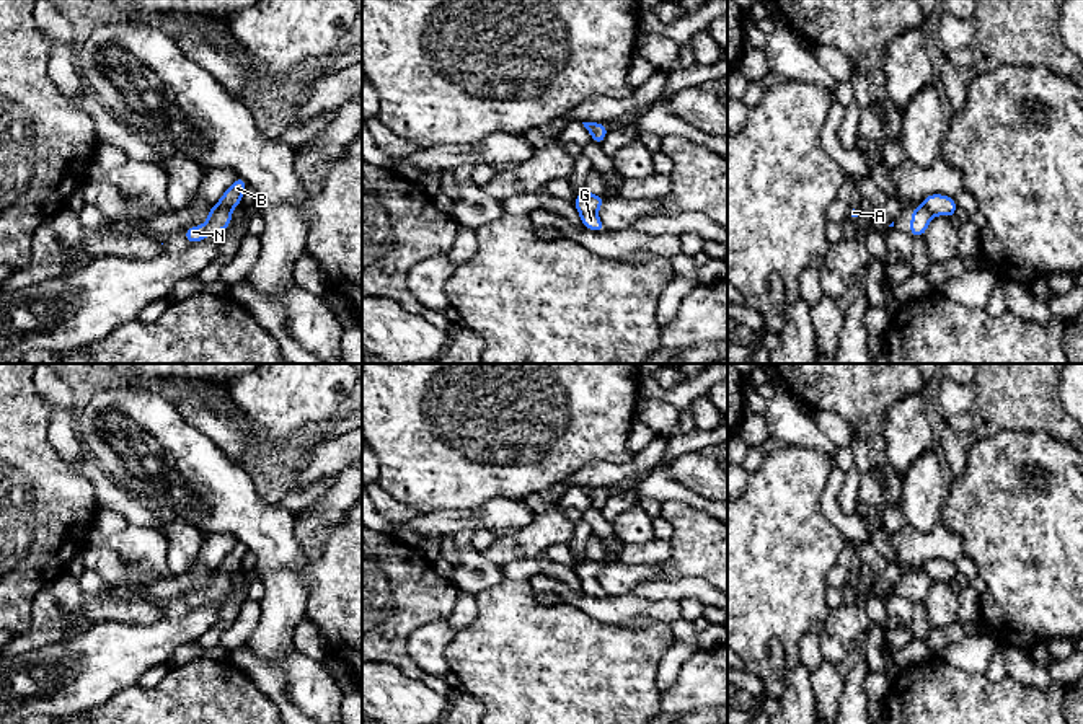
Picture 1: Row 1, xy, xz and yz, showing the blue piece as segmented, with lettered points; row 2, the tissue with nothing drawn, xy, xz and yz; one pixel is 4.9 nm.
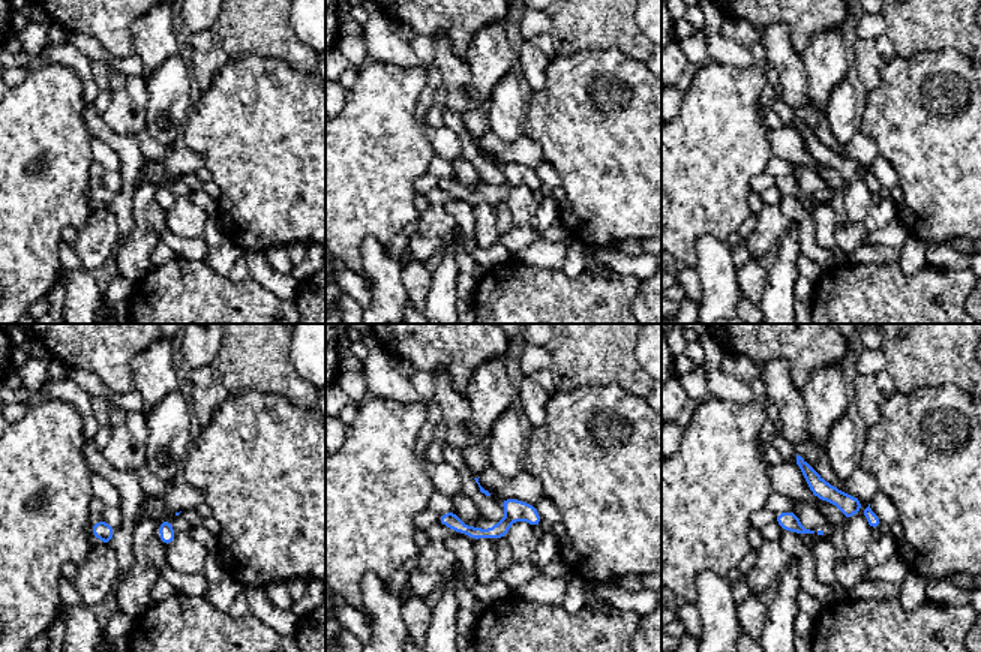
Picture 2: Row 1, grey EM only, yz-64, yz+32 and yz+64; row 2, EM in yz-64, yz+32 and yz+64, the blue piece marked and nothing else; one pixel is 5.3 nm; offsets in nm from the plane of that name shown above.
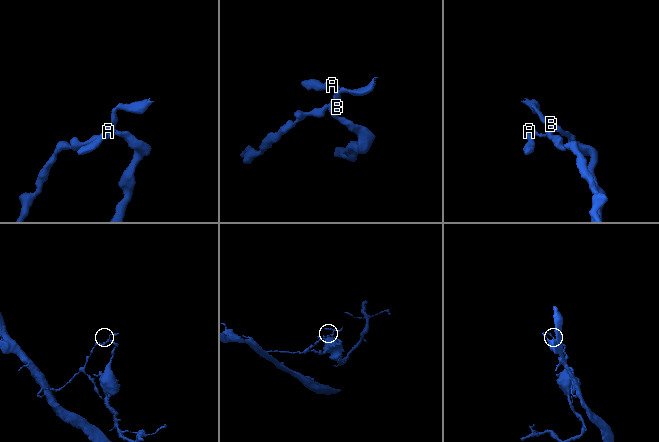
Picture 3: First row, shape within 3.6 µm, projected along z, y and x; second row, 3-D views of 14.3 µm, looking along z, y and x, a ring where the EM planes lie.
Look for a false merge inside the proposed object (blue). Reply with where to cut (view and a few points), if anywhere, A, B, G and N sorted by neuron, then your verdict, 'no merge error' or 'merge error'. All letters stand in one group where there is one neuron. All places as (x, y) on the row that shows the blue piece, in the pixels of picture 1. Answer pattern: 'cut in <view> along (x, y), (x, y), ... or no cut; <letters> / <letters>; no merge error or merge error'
cut in xy along (216, 204), (229, 211); A N / B G; merge error

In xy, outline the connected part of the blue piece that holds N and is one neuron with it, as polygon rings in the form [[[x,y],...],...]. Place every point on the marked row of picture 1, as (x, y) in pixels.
[[[214,205],[209,210],[207,222],[199,227],[188,227],[184,232],[186,240],[192,245],[210,235],[223,232],[232,223],[232,212]]]

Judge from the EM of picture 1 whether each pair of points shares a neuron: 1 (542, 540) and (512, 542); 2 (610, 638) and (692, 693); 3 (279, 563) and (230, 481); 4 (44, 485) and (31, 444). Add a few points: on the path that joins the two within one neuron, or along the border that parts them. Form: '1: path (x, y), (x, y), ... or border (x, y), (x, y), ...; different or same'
1: path (535, 540), (519, 542); same
2: border (659, 693), (661, 706); different
3: path (273, 543), (232, 501); same
4: path (35, 475), (31, 472), (31, 454); same

